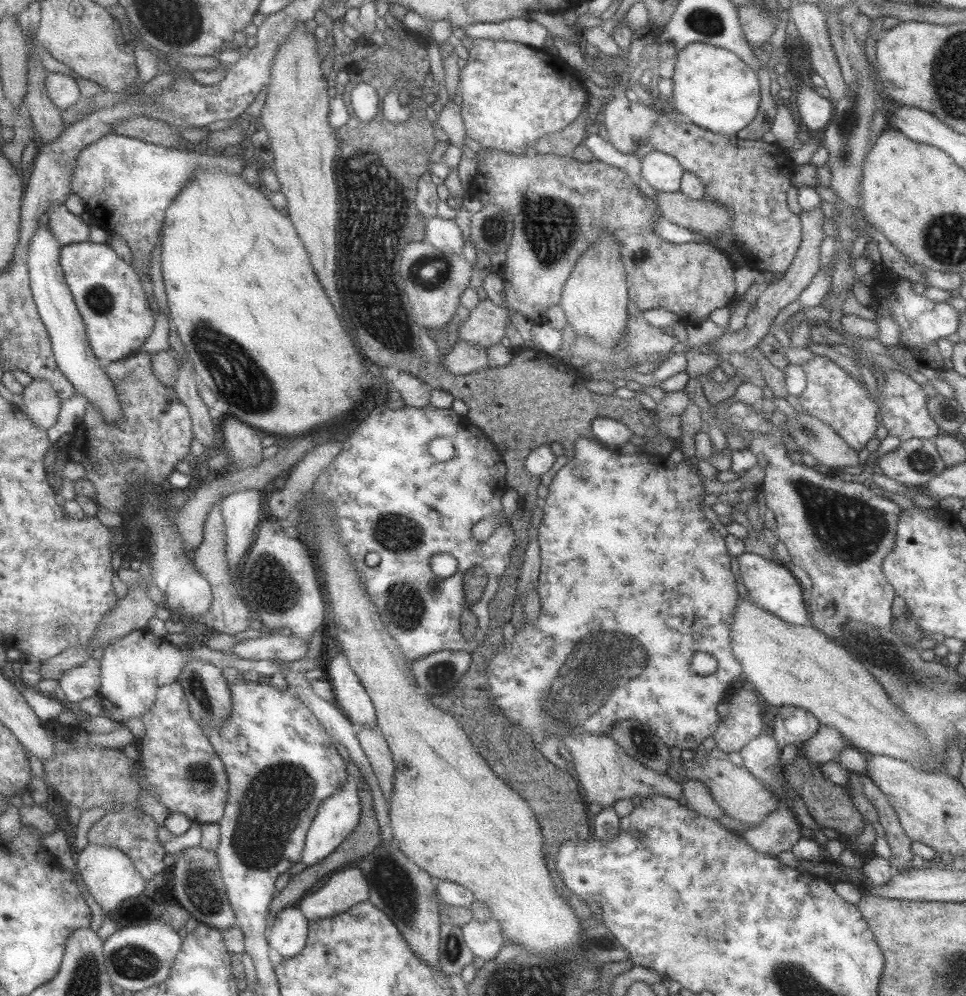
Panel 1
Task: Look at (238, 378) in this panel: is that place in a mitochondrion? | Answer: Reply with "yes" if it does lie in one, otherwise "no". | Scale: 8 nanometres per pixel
yes

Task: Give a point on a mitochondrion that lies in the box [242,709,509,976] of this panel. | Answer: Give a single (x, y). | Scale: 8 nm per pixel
(391, 882)

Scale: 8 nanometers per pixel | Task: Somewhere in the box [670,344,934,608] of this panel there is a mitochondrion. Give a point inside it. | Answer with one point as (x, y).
(851, 530)

